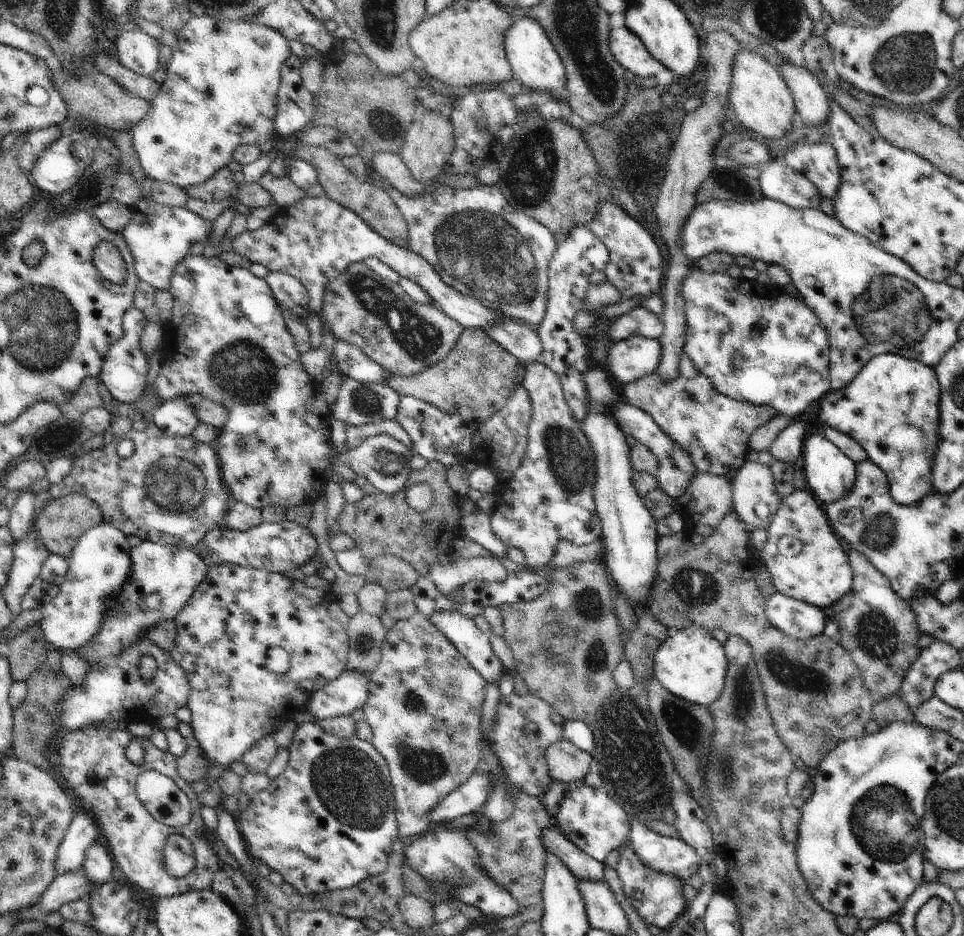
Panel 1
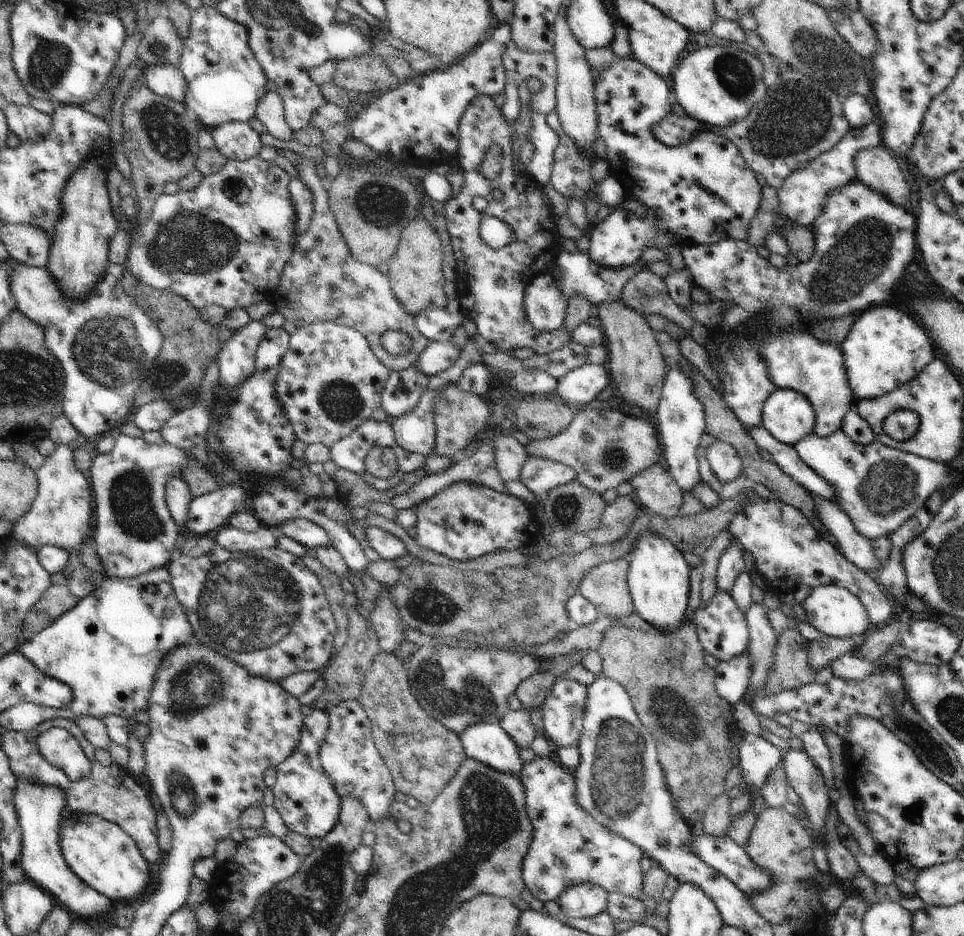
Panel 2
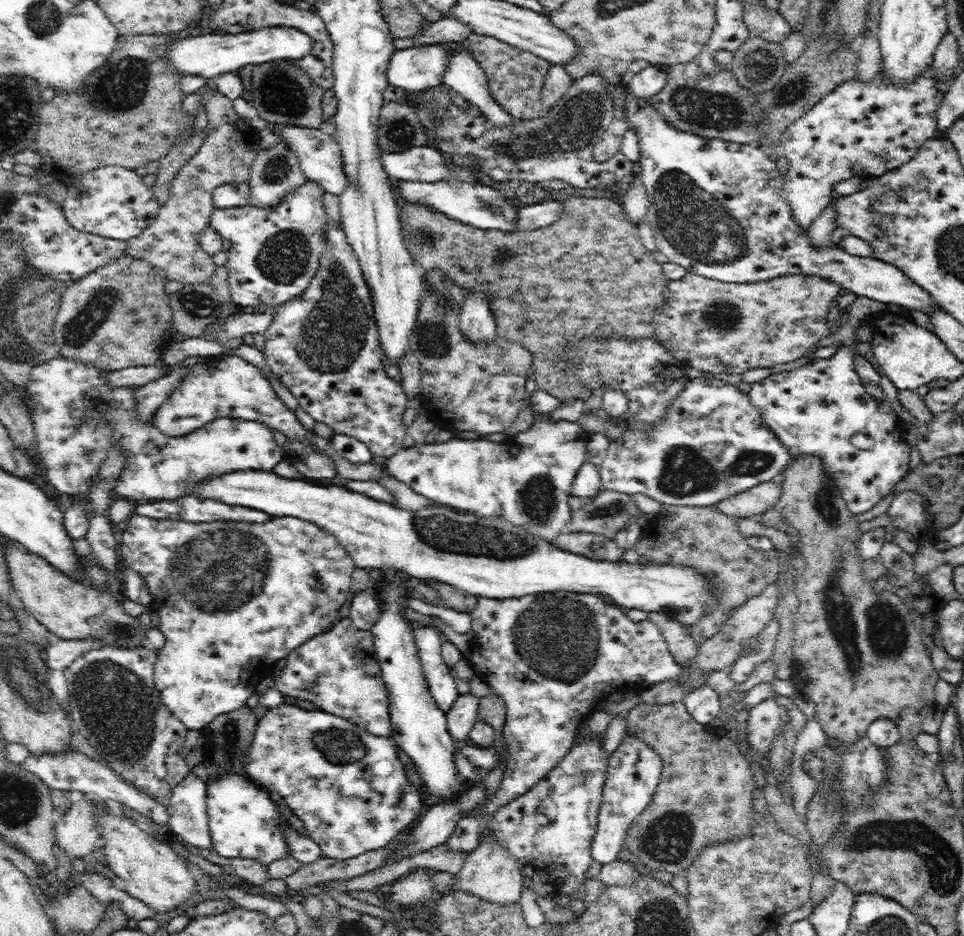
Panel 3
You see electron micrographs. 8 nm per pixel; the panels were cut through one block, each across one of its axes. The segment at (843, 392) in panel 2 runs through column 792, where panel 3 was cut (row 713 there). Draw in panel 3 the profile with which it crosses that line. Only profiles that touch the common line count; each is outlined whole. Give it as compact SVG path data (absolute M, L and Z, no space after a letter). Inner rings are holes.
M350 617L342 618L327 632L308 638L296 650L286 655L286 659L274 675L274 684L283 695L301 700L306 706L344 718L368 730L372 735L391 737L392 726L389 712L389 700L386 685L382 680L382 669L378 663L378 655L374 652L374 637L368 630L360 630L354 626Z

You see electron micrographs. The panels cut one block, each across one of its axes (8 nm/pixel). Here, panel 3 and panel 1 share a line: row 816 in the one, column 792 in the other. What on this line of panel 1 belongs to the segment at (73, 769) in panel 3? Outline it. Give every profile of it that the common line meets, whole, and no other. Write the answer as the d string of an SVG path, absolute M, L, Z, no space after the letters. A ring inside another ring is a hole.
M802 136L798 145L791 147L784 155L783 161L790 165L796 172L803 174L812 184L817 186L824 198L834 199L841 183L841 174L837 161L836 149L830 142L809 144Z

